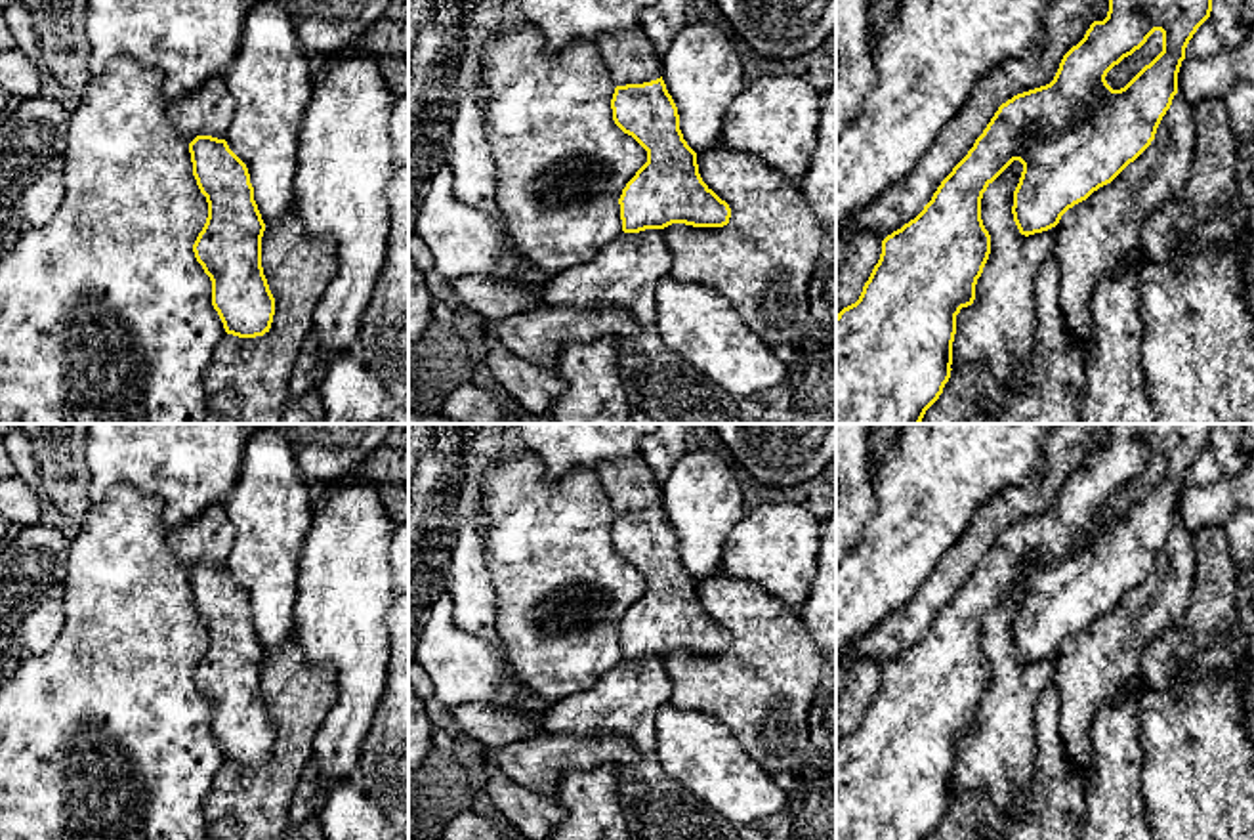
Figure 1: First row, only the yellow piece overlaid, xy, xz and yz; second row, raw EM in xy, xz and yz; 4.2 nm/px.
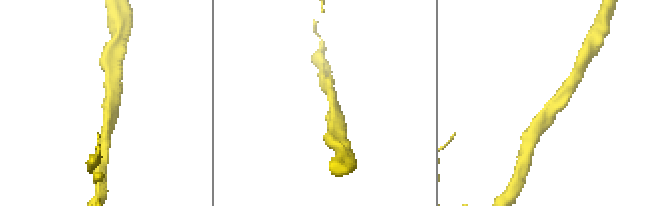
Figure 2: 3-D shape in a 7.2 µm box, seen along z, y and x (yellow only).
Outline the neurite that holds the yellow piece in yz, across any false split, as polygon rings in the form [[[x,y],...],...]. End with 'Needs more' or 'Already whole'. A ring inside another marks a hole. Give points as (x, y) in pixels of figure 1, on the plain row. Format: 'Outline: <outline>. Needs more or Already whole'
Outline: [[[1109,424],[1107,445],[1103,449],[1094,449],[1086,458],[1084,466],[1063,483],[1054,508],[1046,514],[1017,521],[998,535],[983,561],[975,567],[973,575],[941,609],[941,613],[933,620],[931,628],[924,634],[924,638],[914,647],[910,647],[901,657],[893,659],[882,668],[880,687],[874,693],[868,708],[865,710],[859,727],[844,735],[836,743],[836,840],[926,840],[939,827],[952,798],[951,792],[952,792],[952,769],[956,762],[956,743],[960,741],[962,735],[973,731],[977,706],[981,704],[983,695],[991,682],[991,662],[981,647],[981,626],[987,615],[1014,588],[1019,588],[1023,592],[1023,599],[1014,619],[1012,634],[1014,649],[1019,661],[1029,664],[1055,655],[1069,636],[1086,628],[1099,615],[1111,611],[1130,590],[1134,590],[1151,573],[1162,544],[1166,542],[1174,523],[1178,521],[1178,500],[1181,489],[1185,487],[1185,475],[1193,462],[1197,460],[1197,456],[1210,445],[1210,439],[1212,424]],[[1155,458],[1162,460],[1162,479],[1149,493],[1145,493],[1124,515],[1113,517],[1105,508],[1107,500],[1115,493],[1118,493],[1124,485],[1139,477]]]. Already whole

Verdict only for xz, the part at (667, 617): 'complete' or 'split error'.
complete

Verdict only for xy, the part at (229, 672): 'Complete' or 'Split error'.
Complete

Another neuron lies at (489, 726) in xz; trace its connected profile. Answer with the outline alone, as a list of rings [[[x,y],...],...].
[[[470,704],[450,708],[450,712],[452,731],[466,733],[483,746],[504,746],[540,735],[527,718],[513,710]]]

